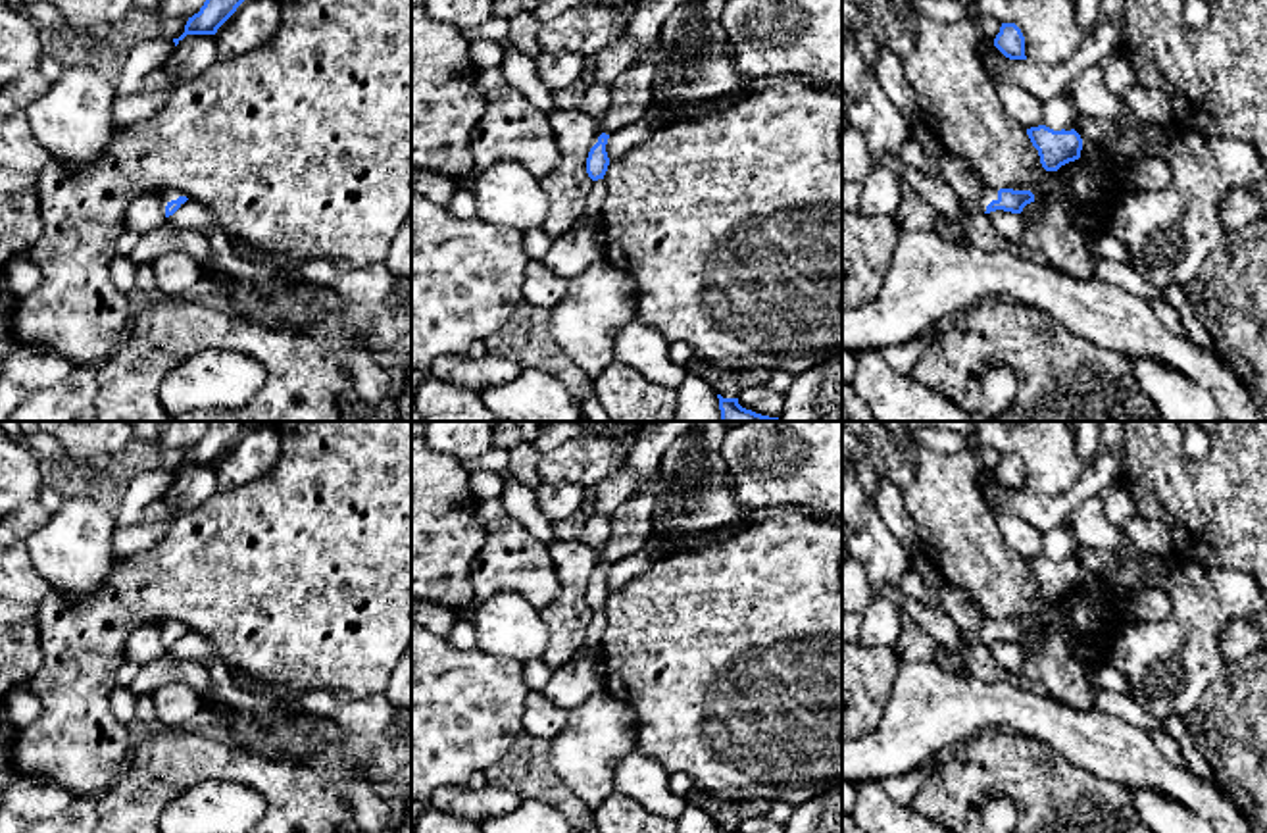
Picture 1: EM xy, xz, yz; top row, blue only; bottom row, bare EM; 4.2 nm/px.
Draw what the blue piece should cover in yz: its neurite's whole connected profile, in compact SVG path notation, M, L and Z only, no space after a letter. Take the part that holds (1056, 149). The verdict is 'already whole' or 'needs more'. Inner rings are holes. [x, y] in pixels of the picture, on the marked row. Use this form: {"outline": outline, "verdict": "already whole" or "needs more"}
{"outline": "M1046 125L1027 129L1032 146L1038 150L1040 164L1046 171L1057 171L1061 165L1081 158L1082 139L1071 131L1054 131Z", "verdict": "already whole"}

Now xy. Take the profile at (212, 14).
{"outline": "M206 0L198 13L188 17L185 33L173 38L175 46L186 35L215 35L244 0Z", "verdict": "already whole"}

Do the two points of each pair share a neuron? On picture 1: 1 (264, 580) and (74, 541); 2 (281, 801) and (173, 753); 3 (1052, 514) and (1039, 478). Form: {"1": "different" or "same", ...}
{"1": "different", "2": "same", "3": "different"}

